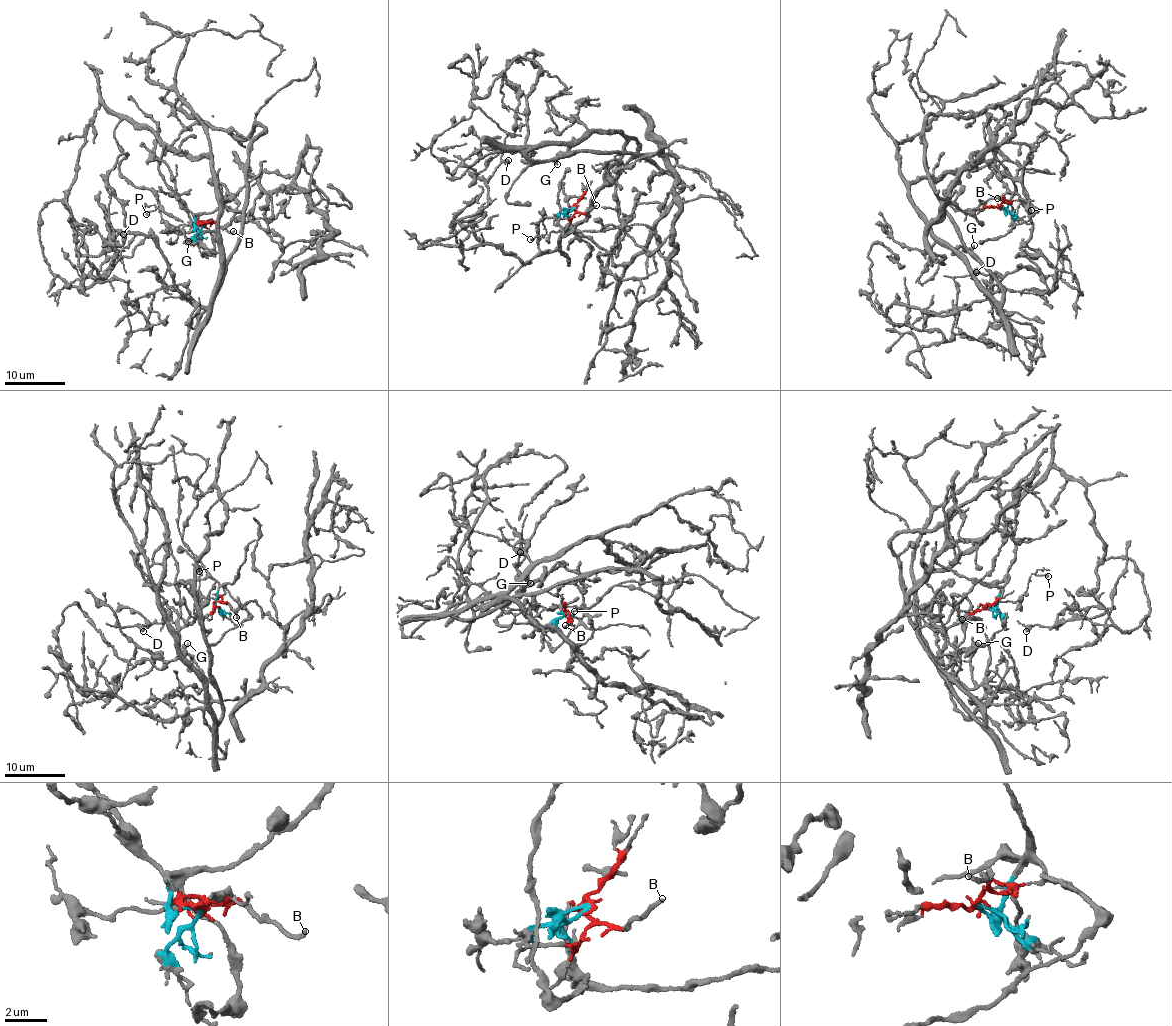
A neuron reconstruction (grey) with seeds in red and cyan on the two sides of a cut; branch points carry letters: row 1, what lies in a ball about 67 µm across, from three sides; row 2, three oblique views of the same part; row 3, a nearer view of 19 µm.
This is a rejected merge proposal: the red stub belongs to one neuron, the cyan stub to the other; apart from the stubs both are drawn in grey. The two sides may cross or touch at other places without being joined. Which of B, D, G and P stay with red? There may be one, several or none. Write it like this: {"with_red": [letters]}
{"with_red": ["B", "P"]}

